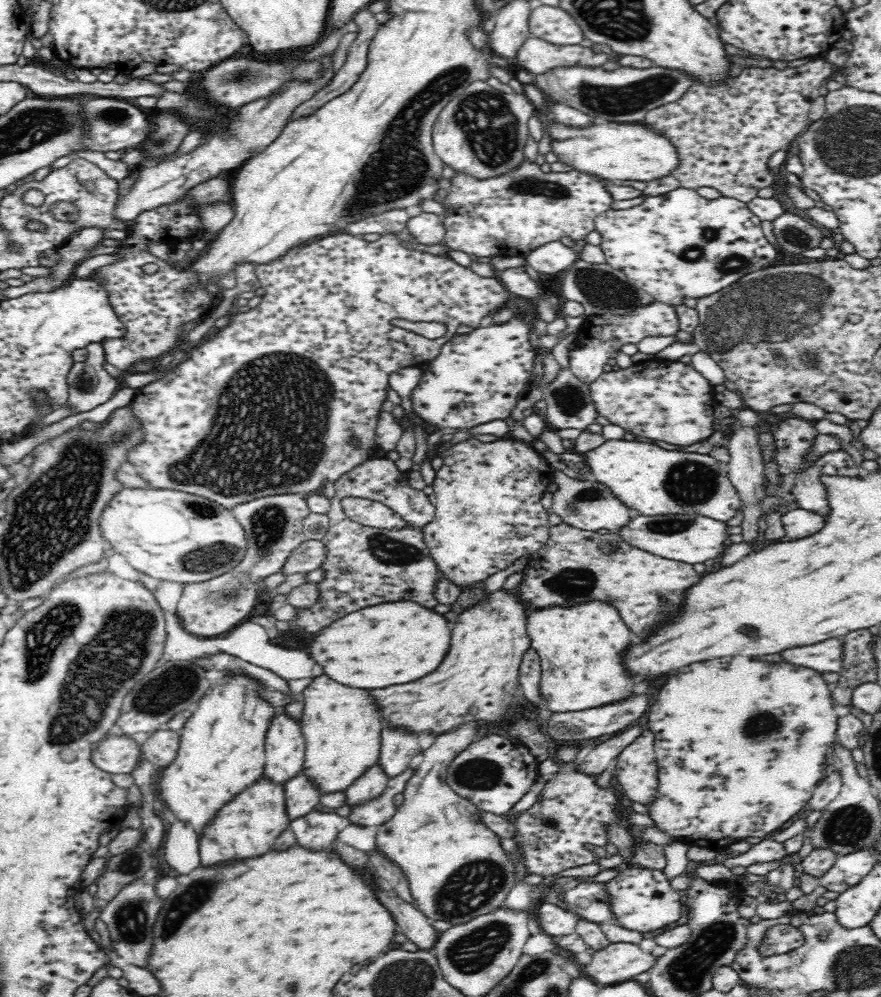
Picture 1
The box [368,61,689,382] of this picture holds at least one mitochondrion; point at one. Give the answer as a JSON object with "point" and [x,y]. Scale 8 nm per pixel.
{"point":[487,121]}

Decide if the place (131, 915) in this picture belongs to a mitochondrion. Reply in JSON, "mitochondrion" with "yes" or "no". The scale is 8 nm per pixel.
{"mitochondrion":"yes"}

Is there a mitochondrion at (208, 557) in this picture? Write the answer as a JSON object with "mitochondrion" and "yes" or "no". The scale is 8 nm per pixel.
{"mitochondrion":"yes"}

